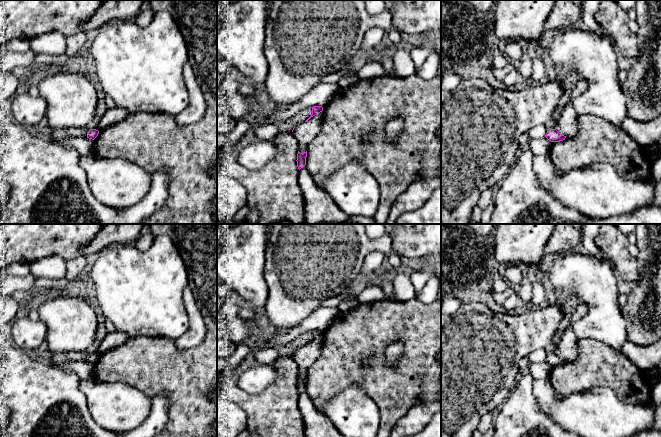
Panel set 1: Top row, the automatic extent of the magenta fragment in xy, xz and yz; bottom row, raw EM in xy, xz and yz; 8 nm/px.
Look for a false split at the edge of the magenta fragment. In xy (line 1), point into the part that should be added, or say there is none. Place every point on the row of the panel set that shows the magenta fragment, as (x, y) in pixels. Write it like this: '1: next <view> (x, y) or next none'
1: next none

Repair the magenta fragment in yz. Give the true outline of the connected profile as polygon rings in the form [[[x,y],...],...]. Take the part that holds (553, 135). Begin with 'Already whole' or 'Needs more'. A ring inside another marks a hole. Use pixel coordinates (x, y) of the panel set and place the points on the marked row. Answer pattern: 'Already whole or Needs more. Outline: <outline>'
Already whole. Outline: [[[547,129],[546,138],[551,142],[565,140],[566,136],[560,134],[556,129]]]

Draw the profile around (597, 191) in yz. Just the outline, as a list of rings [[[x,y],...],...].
[[[533,155],[532,169],[536,174],[540,184],[547,189],[563,206],[577,210],[582,215],[596,218],[607,219],[630,213],[638,208],[642,208],[653,203],[653,196],[656,181],[653,177],[647,180],[630,180],[625,179],[617,174],[614,167],[607,162],[595,163],[581,169],[573,169],[564,172],[562,176],[558,176],[555,172],[554,163],[550,155]]]

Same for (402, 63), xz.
[[[393,49],[390,52],[393,60],[393,68],[397,78],[406,78],[413,74],[413,62],[410,52],[405,49]]]

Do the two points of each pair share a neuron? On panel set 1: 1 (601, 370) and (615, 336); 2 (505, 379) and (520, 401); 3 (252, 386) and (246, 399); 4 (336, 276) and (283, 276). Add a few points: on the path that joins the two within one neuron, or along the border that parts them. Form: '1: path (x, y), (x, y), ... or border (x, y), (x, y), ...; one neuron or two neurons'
1: border (588, 340), (598, 340), (617, 350); two neurons
2: border (520, 375), (516, 385), (499, 408); two neurons
3: border (270, 384), (257, 393), (247, 393), (241, 390); two neurons
4: path (323, 276), (296, 276); one neuron

